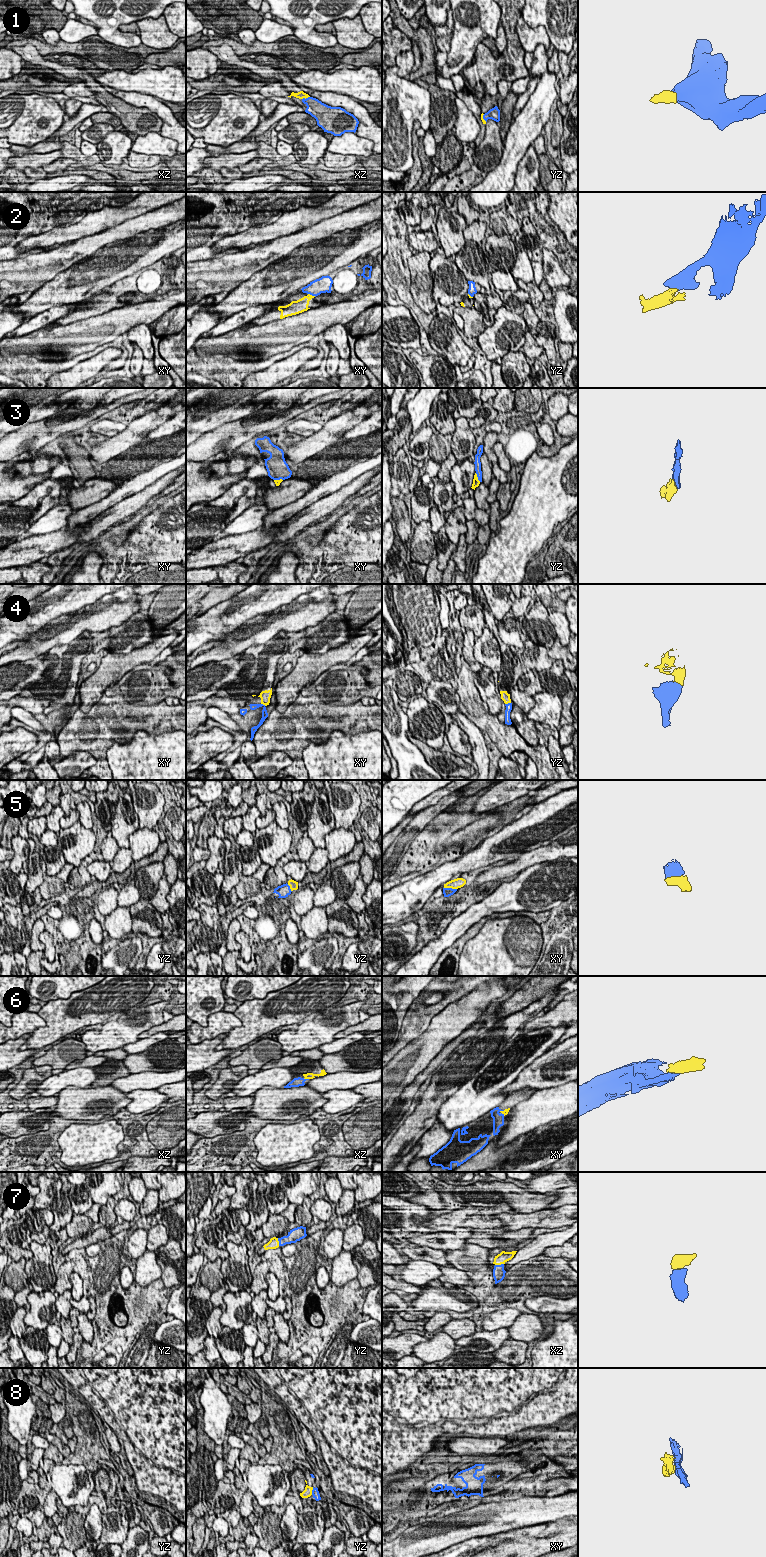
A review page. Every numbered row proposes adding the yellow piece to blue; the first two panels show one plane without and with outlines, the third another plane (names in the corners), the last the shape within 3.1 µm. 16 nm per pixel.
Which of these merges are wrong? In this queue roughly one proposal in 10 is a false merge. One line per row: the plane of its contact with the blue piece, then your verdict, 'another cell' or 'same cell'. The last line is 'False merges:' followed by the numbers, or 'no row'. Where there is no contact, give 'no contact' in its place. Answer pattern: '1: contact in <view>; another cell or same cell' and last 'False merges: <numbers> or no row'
1: contact in xz; same cell
2: contact in xy; same cell
3: contact in yz; same cell
4: contact in yz; same cell
5: contact in xy; same cell
6: contact in xz; same cell
7: contact in xz; same cell
8: contact in yz; same cell
False merges: no row

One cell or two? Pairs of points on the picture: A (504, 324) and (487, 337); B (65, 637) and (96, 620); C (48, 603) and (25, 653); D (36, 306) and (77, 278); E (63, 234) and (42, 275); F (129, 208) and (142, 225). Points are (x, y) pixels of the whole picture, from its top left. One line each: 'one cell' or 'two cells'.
A: one cell
B: one cell
C: two cells
D: one cell
E: two cells
F: two cells

